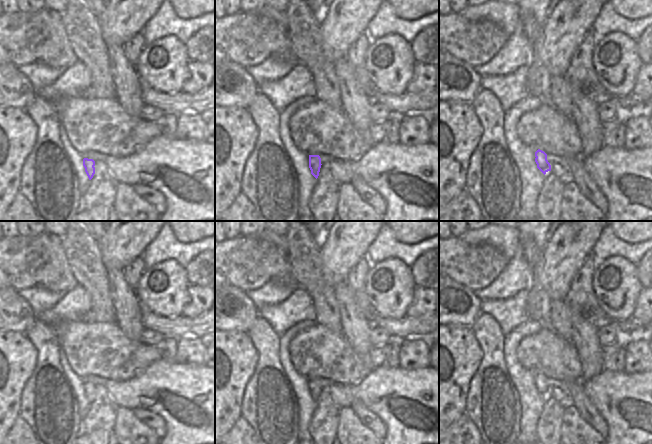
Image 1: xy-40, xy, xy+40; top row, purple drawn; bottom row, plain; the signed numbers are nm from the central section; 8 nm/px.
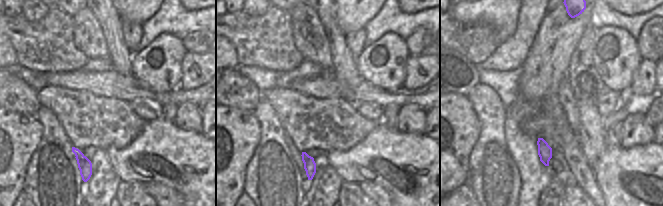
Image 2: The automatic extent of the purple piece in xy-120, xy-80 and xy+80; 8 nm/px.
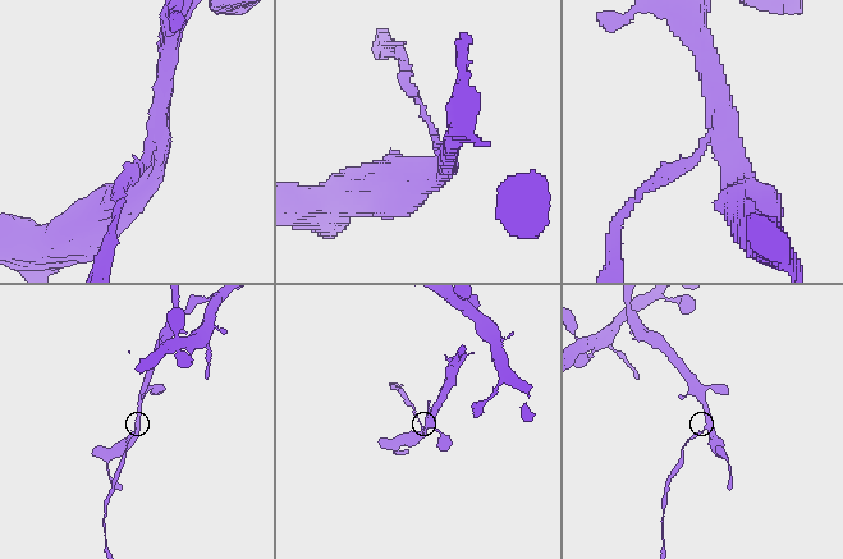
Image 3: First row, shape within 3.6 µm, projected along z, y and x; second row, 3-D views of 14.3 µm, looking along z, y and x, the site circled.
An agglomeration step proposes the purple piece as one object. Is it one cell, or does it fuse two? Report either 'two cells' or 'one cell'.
two cells

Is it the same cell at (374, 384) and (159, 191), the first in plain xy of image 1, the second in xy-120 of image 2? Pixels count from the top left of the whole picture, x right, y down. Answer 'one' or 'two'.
two

